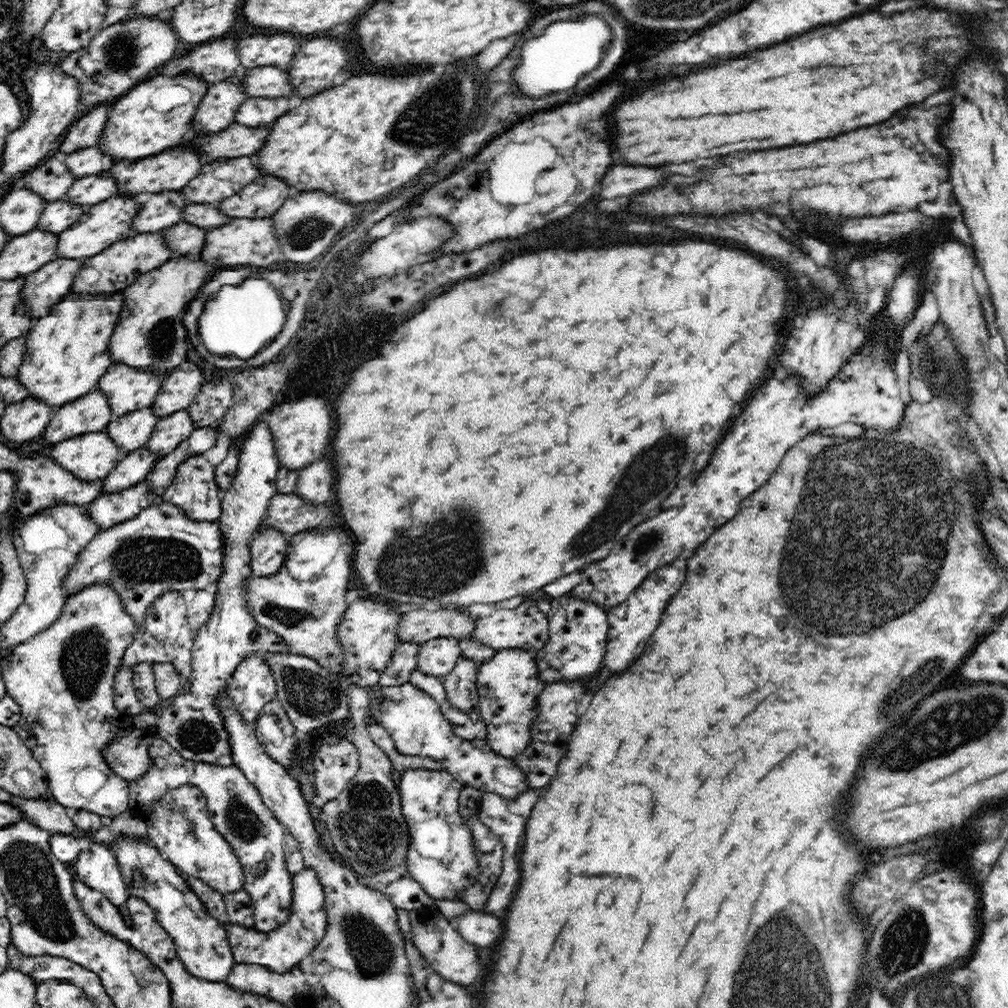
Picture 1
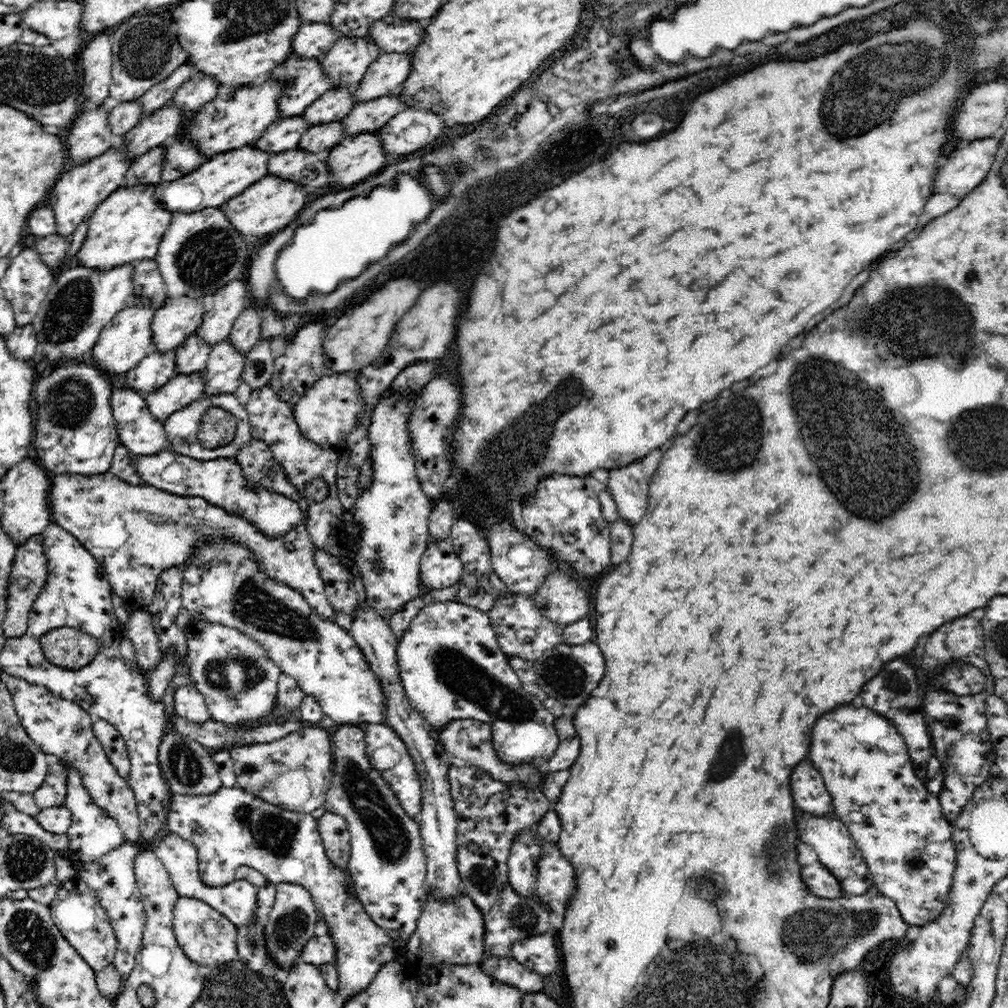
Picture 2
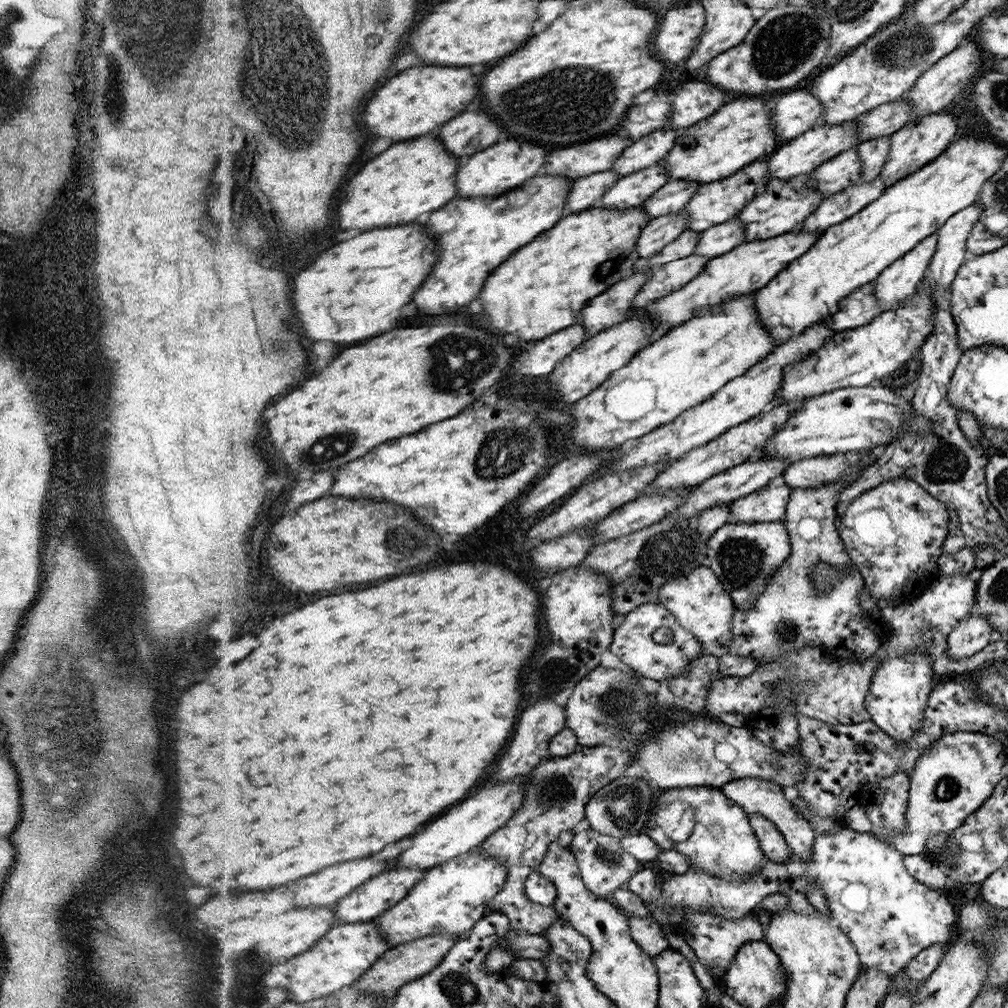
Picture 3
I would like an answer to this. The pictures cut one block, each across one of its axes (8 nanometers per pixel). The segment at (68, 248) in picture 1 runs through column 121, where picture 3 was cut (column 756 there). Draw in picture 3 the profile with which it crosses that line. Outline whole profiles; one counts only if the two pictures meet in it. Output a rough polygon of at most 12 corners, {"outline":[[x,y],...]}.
{"outline":[[810,174],[772,178],[736,216],[744,242],[794,231],[823,202]]}

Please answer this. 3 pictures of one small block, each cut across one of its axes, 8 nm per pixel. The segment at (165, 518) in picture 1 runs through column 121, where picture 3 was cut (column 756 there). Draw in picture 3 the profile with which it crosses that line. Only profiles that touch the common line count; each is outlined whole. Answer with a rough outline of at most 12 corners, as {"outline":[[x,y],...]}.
{"outline":[[782,520],[727,522],[710,568],[748,609],[791,555]]}

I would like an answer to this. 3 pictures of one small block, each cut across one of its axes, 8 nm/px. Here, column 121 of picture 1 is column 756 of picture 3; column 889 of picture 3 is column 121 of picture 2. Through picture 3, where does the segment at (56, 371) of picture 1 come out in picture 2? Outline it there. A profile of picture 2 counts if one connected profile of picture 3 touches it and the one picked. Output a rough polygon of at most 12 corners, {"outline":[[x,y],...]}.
{"outline":[[120,186],[75,256],[96,271],[155,258],[173,216],[155,186]]}

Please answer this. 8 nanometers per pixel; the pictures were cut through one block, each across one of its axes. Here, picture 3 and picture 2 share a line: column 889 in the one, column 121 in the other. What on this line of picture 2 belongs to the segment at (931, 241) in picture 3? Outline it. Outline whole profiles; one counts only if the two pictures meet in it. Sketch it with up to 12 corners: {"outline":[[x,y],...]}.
{"outline":[[133,266],[60,269],[32,329],[49,361],[89,360],[133,296]]}

